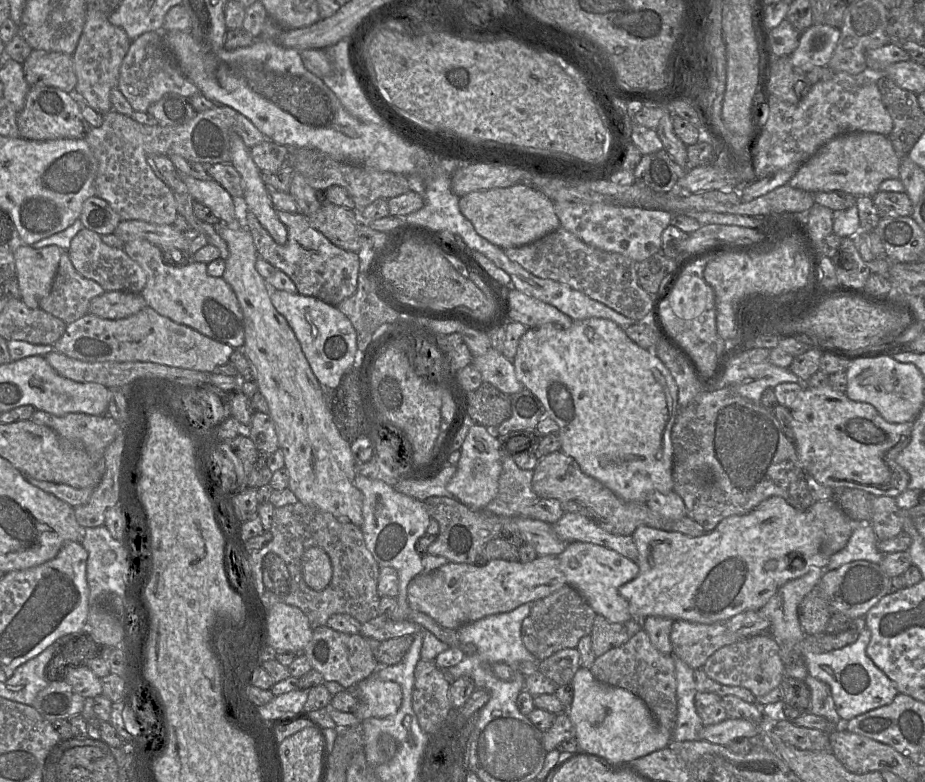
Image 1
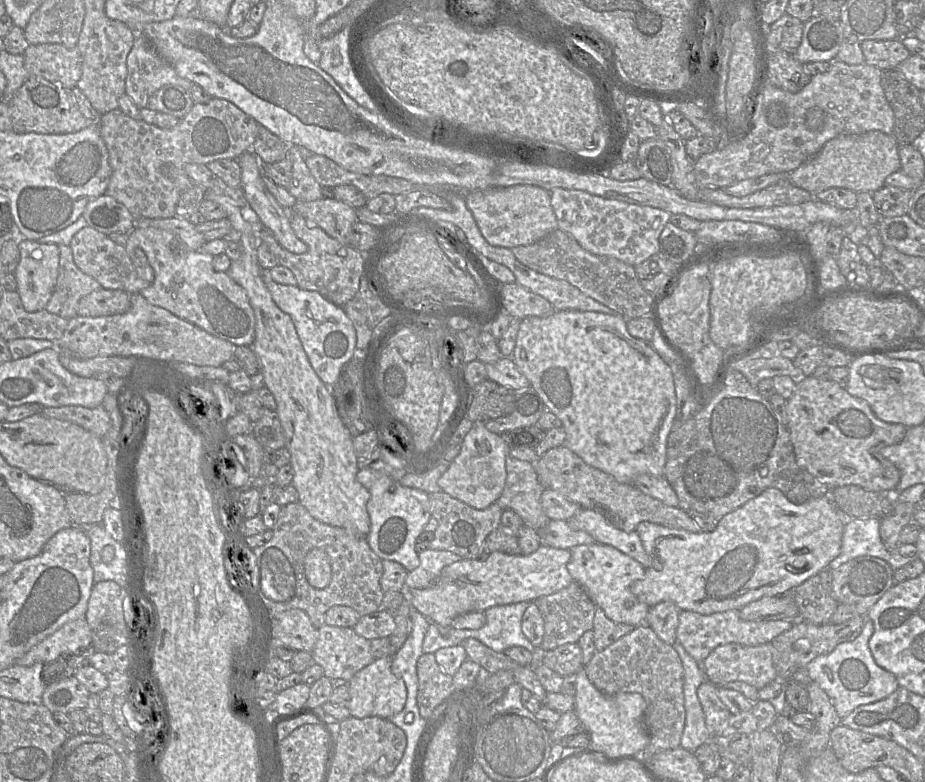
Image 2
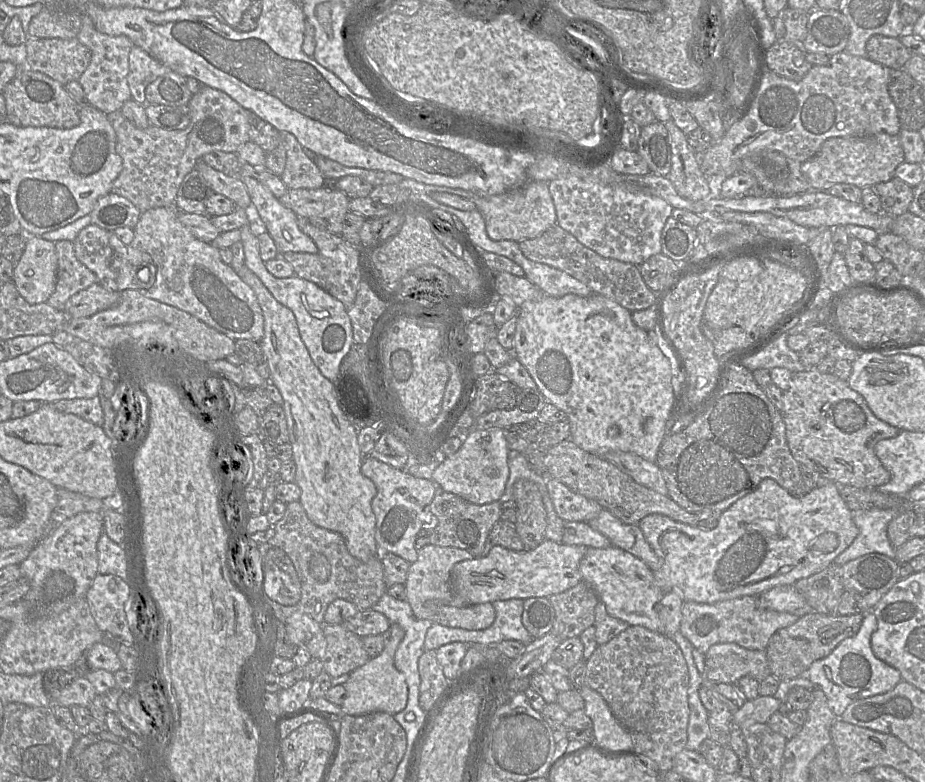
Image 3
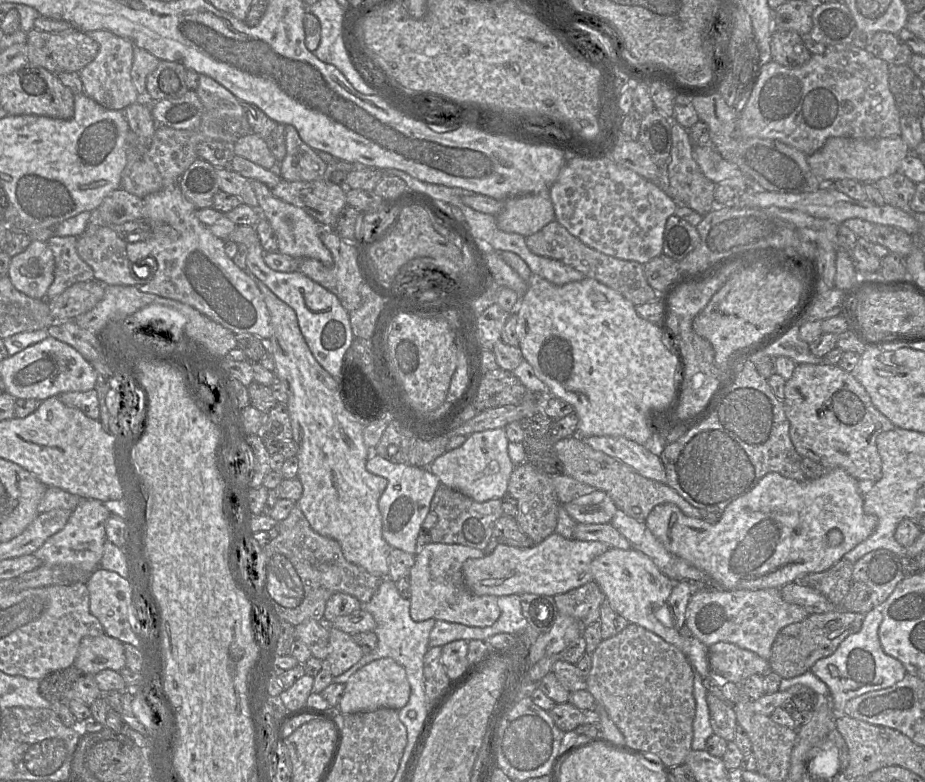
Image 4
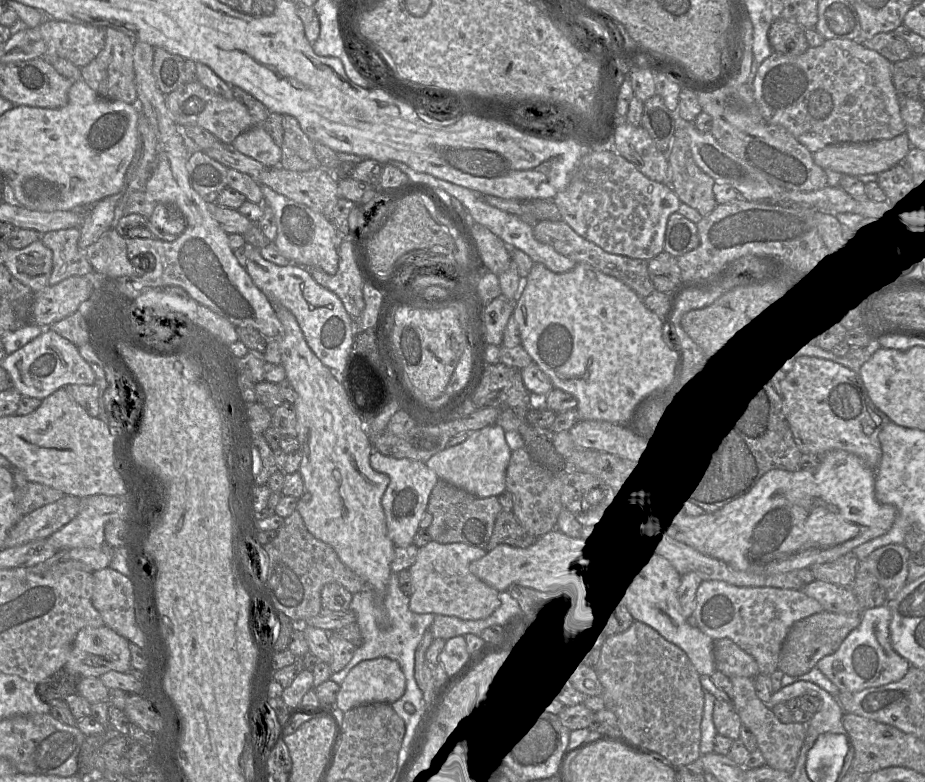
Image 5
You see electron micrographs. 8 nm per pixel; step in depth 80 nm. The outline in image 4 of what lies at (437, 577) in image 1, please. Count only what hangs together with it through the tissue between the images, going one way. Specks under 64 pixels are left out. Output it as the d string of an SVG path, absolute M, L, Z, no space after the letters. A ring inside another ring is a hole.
M552 533L529 548L499 544L490 555L466 560L462 565L462 573L467 588L477 596L500 597L527 593L554 597L593 581L591 563L608 549L602 542L567 540Z

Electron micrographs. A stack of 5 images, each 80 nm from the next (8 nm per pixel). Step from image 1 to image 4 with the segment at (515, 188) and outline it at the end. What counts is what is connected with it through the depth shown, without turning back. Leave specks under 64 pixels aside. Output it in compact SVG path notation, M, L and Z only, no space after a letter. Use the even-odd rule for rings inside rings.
M549 191L510 197L500 201L504 201L504 207L496 215L496 223L504 232L527 237L540 231L555 219Z

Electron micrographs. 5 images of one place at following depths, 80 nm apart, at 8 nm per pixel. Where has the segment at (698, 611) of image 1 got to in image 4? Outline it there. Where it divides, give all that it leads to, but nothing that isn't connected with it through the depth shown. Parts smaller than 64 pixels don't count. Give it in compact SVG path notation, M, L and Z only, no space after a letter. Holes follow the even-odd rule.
M841 468L826 471L826 473L818 479L806 479L804 481L796 481L785 478L779 473L770 472L764 475L750 491L732 501L725 508L719 521L714 524L710 524L703 519L688 517L672 503L663 503L654 507L646 518L645 524L652 534L663 544L666 550L686 560L702 571L708 580L710 580L709 585L725 590L780 589L788 583L803 580L808 574L829 569L840 561L847 552L866 540L874 532L878 519L876 516L864 512L863 497L864 485Z

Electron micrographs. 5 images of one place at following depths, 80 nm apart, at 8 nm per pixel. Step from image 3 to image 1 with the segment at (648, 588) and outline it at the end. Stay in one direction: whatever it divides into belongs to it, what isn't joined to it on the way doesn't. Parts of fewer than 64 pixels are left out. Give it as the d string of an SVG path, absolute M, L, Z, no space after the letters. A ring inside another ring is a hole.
M585 542L567 544L557 558L567 584L583 596L596 614L603 616L610 623L622 623L632 619L629 604L619 594L619 588L638 576L639 566L636 562L614 550Z

